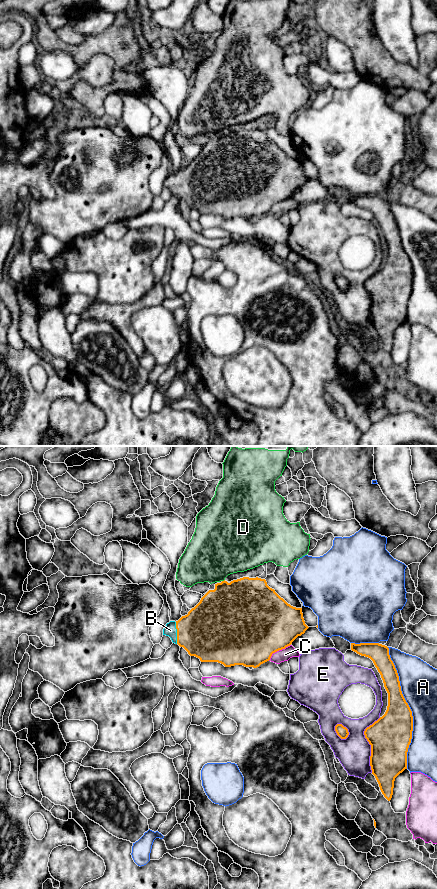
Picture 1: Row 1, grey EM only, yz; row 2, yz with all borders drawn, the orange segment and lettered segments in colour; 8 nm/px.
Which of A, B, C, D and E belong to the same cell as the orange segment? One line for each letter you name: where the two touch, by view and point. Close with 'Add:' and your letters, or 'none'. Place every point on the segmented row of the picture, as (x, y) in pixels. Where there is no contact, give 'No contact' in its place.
B: Touches orange at yz (177, 633)
Add: B

